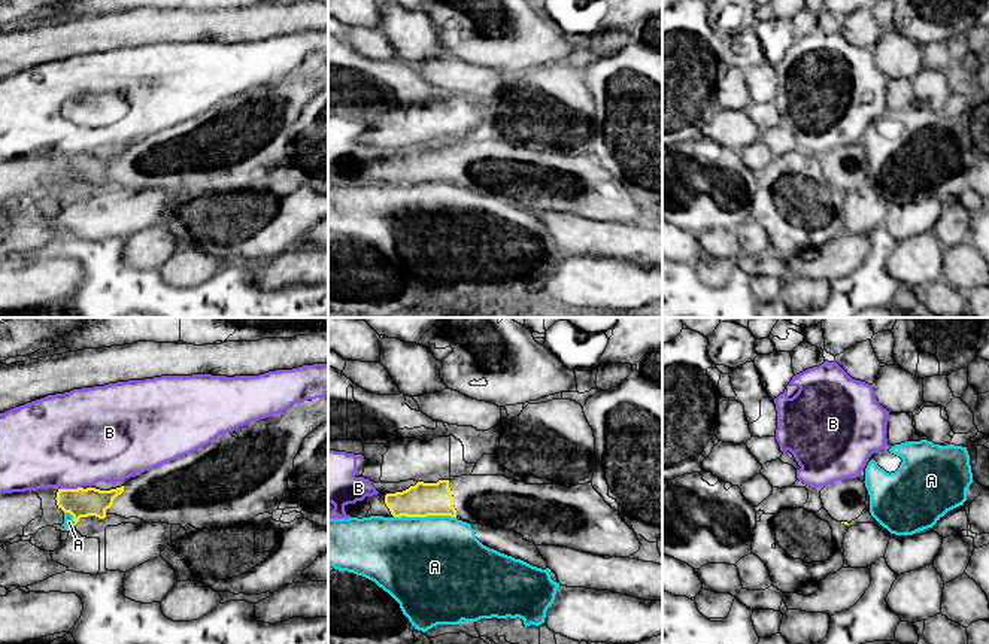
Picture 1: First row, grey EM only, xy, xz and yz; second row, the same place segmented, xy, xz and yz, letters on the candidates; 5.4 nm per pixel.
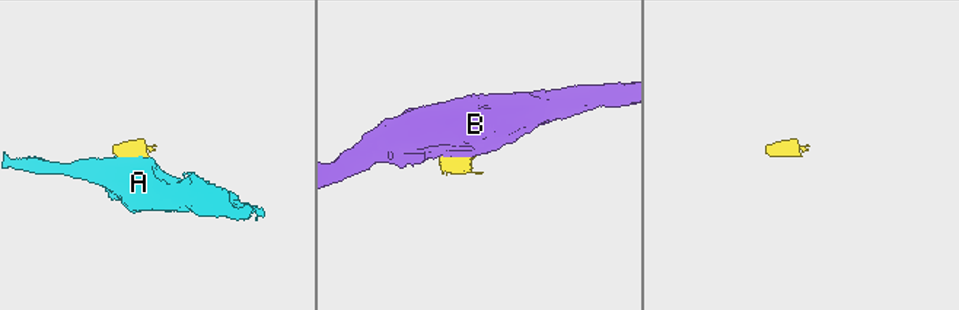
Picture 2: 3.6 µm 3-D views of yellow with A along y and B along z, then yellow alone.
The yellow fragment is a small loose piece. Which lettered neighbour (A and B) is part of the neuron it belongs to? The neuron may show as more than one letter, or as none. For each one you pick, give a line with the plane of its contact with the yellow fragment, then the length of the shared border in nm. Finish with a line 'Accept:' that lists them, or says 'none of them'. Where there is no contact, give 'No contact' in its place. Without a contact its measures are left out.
Accept: none of them

